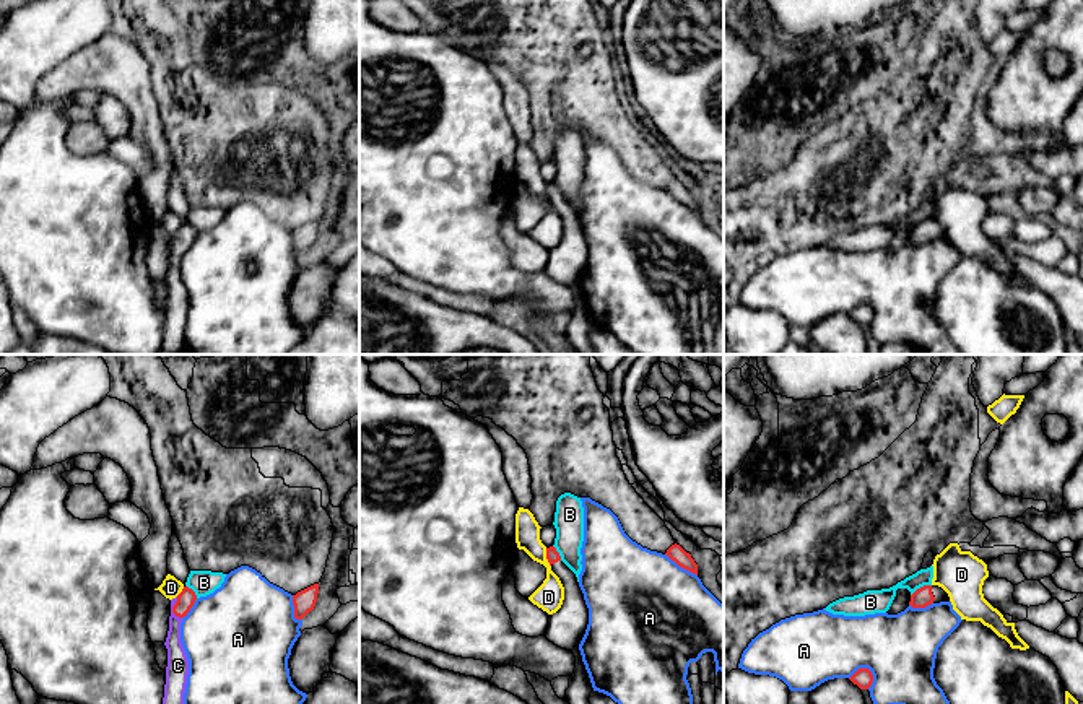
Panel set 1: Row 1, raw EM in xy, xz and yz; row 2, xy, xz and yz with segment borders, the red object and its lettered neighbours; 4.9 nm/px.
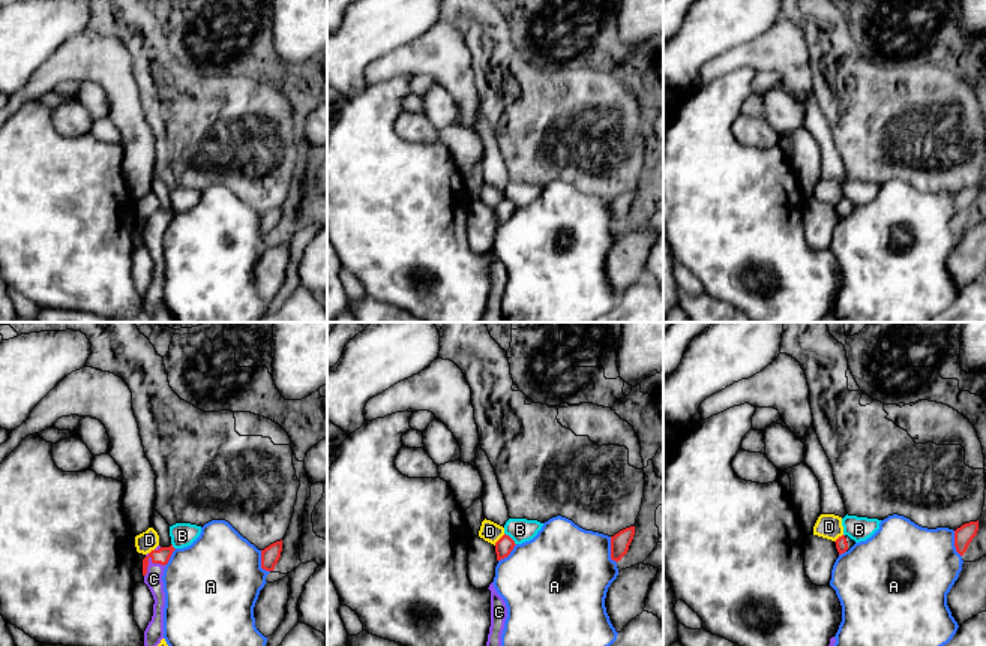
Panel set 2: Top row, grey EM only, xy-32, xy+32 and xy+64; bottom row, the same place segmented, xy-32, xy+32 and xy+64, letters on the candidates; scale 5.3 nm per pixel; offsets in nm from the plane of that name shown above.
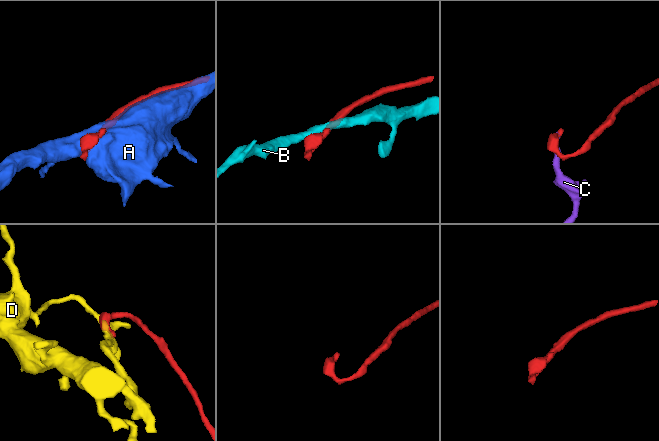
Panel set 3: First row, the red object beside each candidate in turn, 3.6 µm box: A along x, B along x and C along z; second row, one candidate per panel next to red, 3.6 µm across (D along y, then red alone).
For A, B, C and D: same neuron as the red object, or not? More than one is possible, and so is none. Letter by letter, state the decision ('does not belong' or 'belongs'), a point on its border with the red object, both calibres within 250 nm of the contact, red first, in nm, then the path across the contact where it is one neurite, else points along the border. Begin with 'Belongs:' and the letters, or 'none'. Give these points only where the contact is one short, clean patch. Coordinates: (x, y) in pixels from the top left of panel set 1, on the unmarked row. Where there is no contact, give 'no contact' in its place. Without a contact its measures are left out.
Belongs: C
A: does not belong; meets red in yz at (861, 304); 90 nm thick on the red side, 360 nm on the other
B: does not belong; meets red in yz at (921, 223); 100 nm thick on the red side, 110 nm on the other
C: belongs; meets red in xy at (173, 244); 90 nm thick on the red side, 100 nm on the other; runs through xy (186, 234), (173, 244), (176, 291)
D: does not belong; meets red in xz at (547, 194); 70 nm thick on the red side, 140 nm on the other; border along xz (545, 184), (545, 194), (550, 202)

